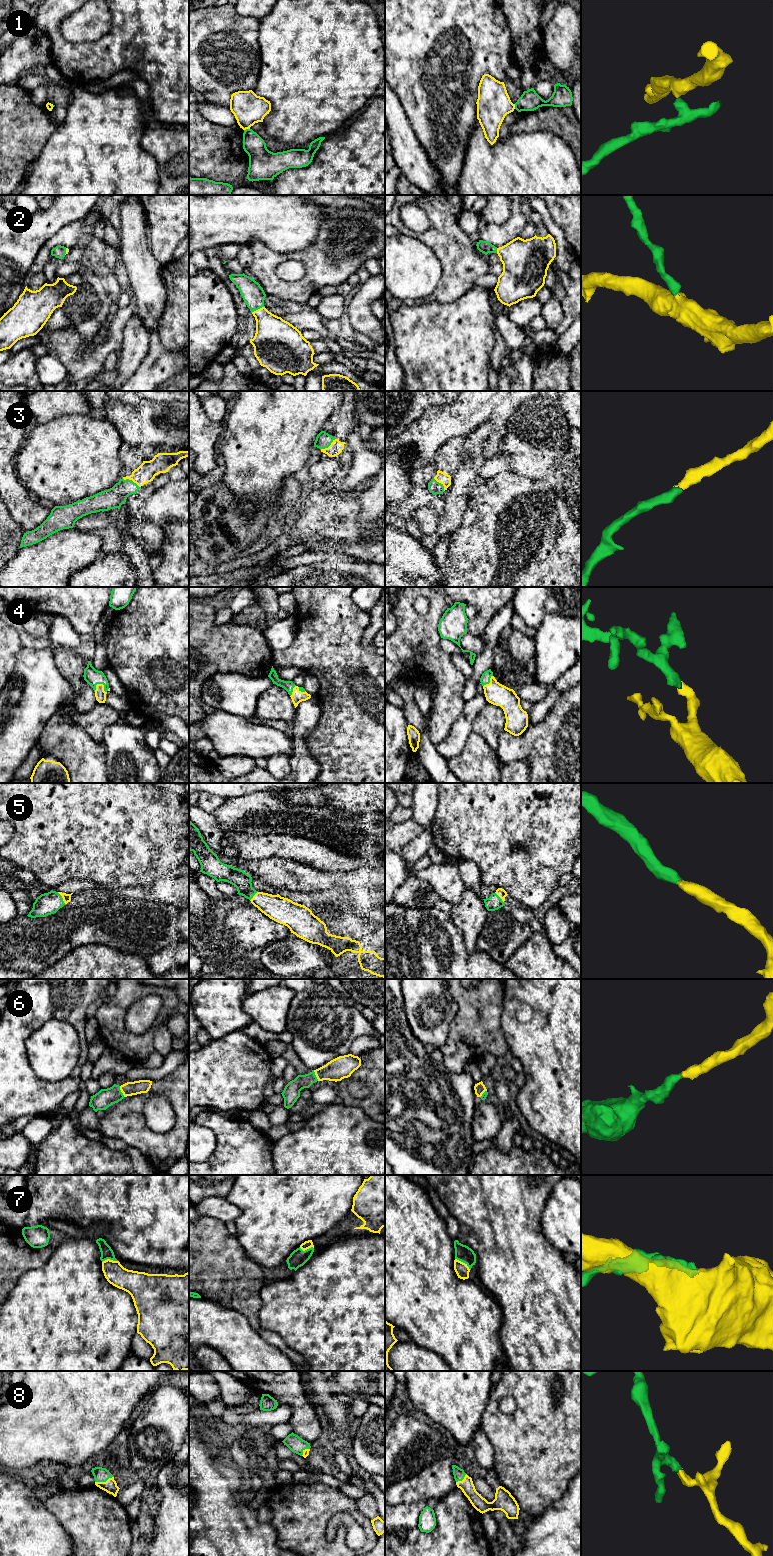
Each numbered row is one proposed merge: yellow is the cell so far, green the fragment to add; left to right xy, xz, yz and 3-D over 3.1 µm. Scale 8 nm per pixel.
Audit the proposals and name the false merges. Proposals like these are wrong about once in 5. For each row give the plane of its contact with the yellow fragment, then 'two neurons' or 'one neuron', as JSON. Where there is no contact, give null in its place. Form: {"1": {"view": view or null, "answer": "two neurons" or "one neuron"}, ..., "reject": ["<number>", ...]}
{"1": {"view": "xz", "answer": "two neurons"}, "2": {"view": "xz", "answer": "one neuron"}, "3": {"view": "xy", "answer": "one neuron"}, "4": {"view": "xy", "answer": "one neuron"}, "5": {"view": "xy", "answer": "one neuron"}, "6": {"view": "xy", "answer": "one neuron"}, "7": {"view": "yz", "answer": "one neuron"}, "8": {"view": "xy", "answer": "one neuron"}, "reject": ["1"]}

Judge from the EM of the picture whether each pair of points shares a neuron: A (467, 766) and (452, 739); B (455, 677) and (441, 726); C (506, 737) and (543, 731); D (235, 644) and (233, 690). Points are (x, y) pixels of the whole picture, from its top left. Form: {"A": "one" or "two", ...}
{"A": "two", "B": "one", "C": "one", "D": "two"}

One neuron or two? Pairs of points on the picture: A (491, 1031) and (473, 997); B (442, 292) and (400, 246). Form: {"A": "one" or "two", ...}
{"A": "one", "B": "two"}

